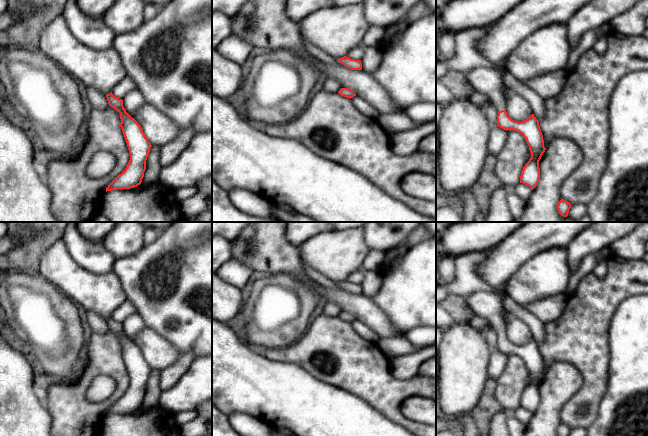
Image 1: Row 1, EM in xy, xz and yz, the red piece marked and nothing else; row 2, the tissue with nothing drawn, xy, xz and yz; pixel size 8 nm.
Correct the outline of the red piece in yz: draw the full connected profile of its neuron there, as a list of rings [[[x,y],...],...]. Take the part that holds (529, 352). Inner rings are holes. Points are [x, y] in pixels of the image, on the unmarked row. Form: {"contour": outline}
{"contour": [[[506,282],[499,286],[496,292],[475,291],[469,294],[463,301],[470,309],[480,317],[489,320],[491,327],[498,334],[497,350],[504,354],[514,354],[525,362],[531,382],[523,391],[520,407],[529,410],[532,414],[540,404],[539,385],[545,376],[543,359],[539,345],[534,338],[522,346],[512,344],[506,336],[506,323],[502,317],[504,305],[502,297],[507,294]]]}

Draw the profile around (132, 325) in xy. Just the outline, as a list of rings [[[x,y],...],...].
[[[134,313],[123,321],[123,330],[126,336],[134,342],[137,334],[143,330],[146,325],[138,313]]]

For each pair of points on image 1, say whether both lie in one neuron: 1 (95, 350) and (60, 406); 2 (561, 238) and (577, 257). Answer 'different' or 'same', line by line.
1: same
2: different

